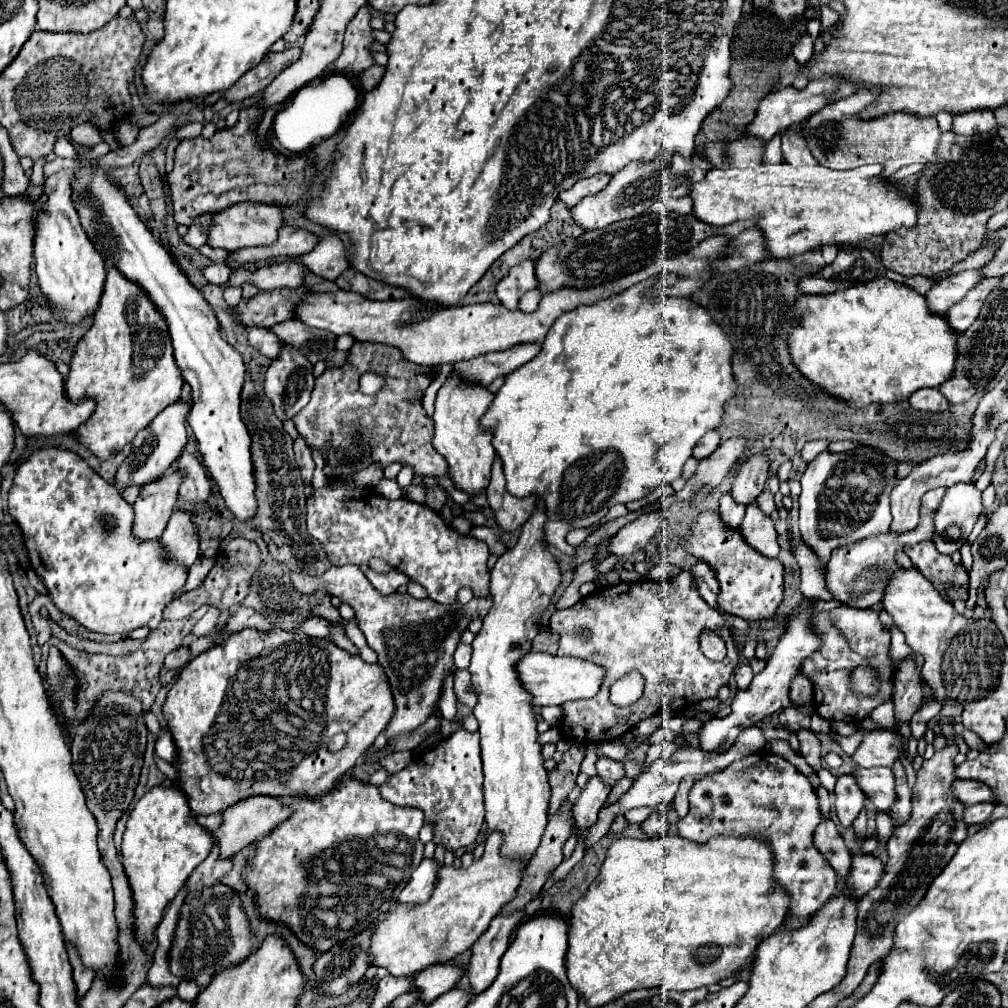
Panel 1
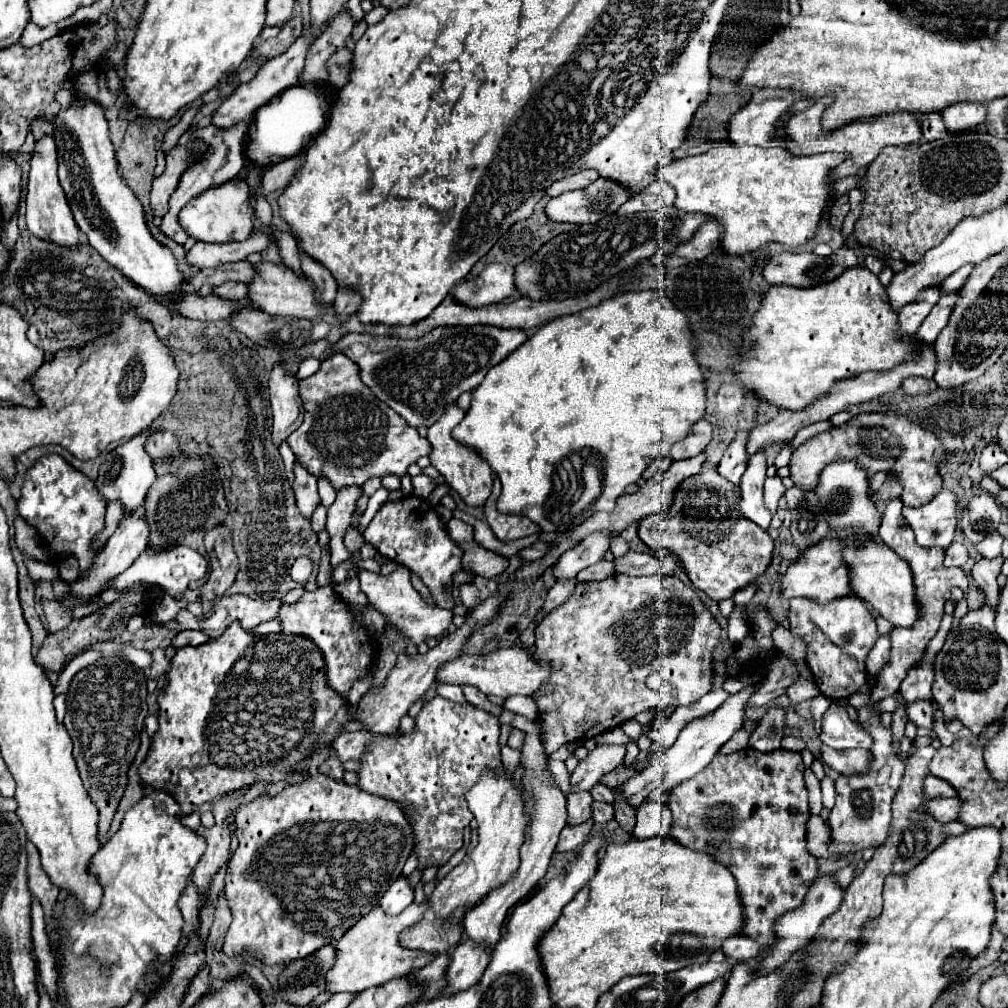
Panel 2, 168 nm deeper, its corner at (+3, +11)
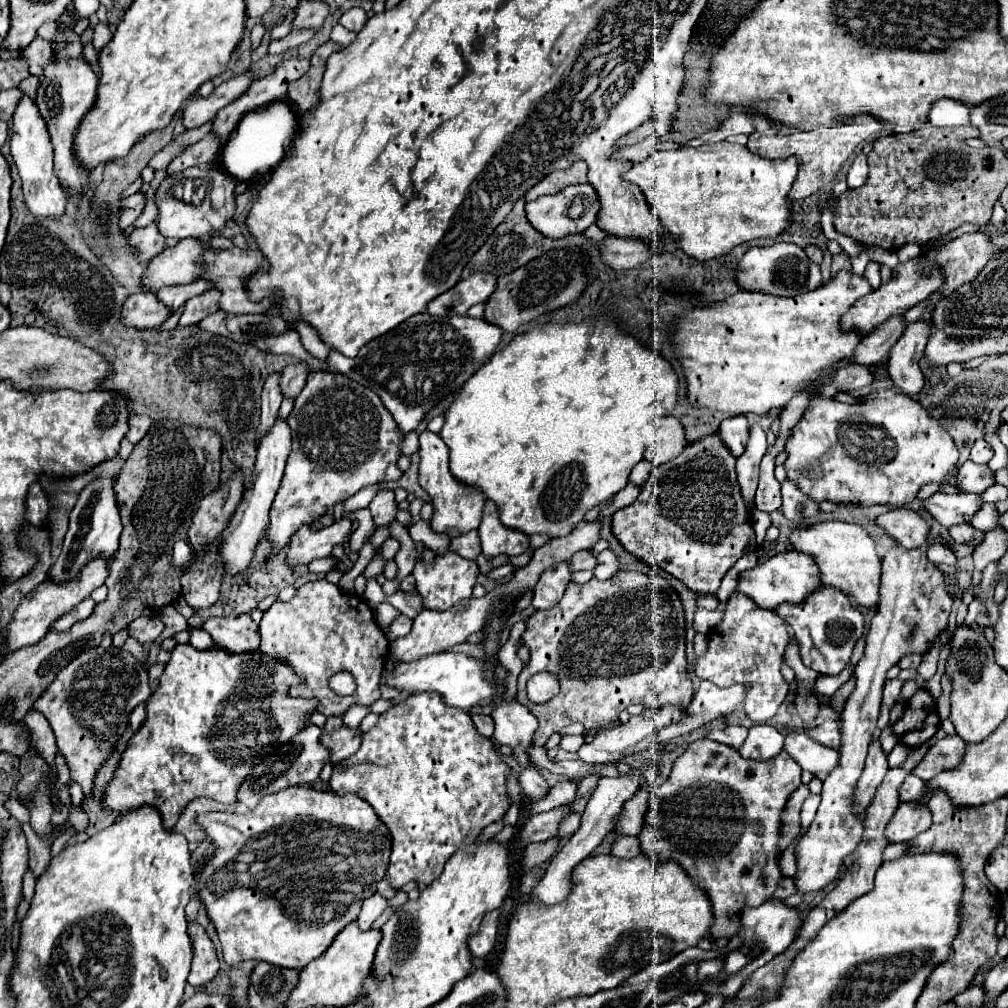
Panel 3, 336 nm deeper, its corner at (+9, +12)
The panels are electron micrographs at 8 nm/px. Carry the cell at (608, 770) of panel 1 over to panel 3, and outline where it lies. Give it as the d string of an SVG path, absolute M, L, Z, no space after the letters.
M617 836L613 848L611 848L611 854L613 856L619 856L619 858L635 858L637 854L641 852L639 848L639 840L633 838L633 836Z

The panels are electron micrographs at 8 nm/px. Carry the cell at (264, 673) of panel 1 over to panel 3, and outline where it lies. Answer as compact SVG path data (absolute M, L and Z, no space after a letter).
M179 644L159 678L157 690L147 700L145 722L129 740L111 782L103 790L103 810L125 814L141 806L153 806L163 818L163 828L171 832L183 808L195 798L205 796L233 804L239 780L247 776L249 768L253 768L257 760L271 756L271 752L279 752L279 744L285 744L299 728L305 728L309 712L315 710L315 700L287 696L287 688L295 684L299 684L299 676L295 676L291 668L263 660L259 650L229 654L221 648L195 650L189 644Z

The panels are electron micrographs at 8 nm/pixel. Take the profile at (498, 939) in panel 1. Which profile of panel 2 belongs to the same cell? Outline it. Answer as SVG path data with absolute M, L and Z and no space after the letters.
M517 715L513 719L513 727L521 729L527 733L525 737L525 745L523 745L523 767L527 769L525 775L523 775L523 781L525 785L529 785L529 789L535 791L533 795L533 829L529 829L529 837L527 837L527 843L525 847L521 847L521 867L517 869L517 873L505 881L503 885L491 889L475 907L471 907L467 913L465 913L465 919L463 919L463 931L465 935L477 945L477 947L493 947L499 937L501 937L501 927L503 927L503 921L509 913L511 907L515 907L521 899L525 899L531 889L539 883L539 879L543 879L547 867L549 867L549 861L551 861L551 855L555 853L555 847L557 847L557 841L559 841L559 833L561 829L567 825L567 811L565 811L565 795L549 783L549 775L545 771L545 765L547 765L547 757L543 753L543 745L541 745L541 739L539 739L539 731L535 729L535 721L529 721L521 715Z

